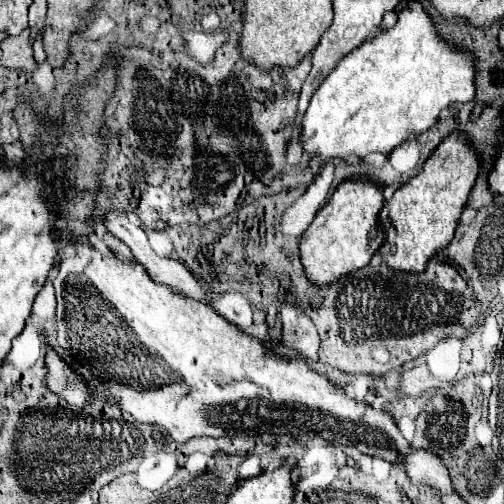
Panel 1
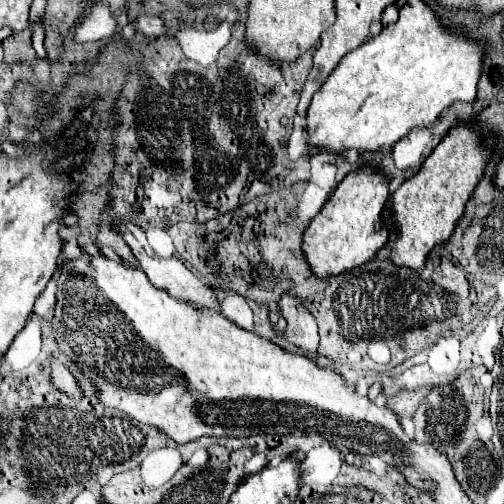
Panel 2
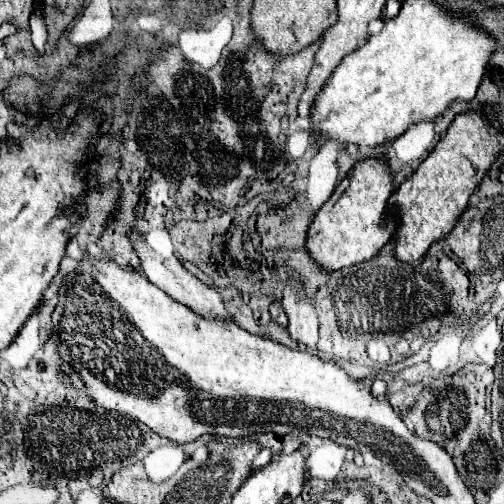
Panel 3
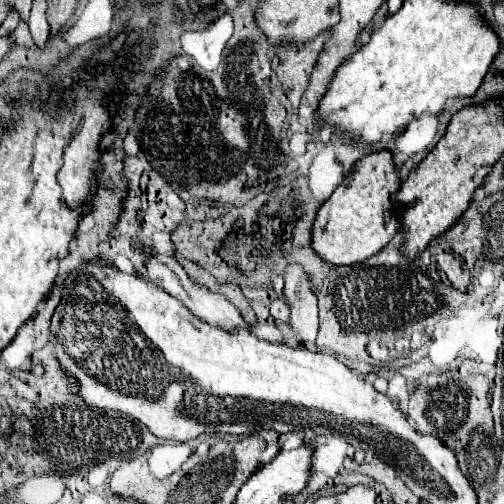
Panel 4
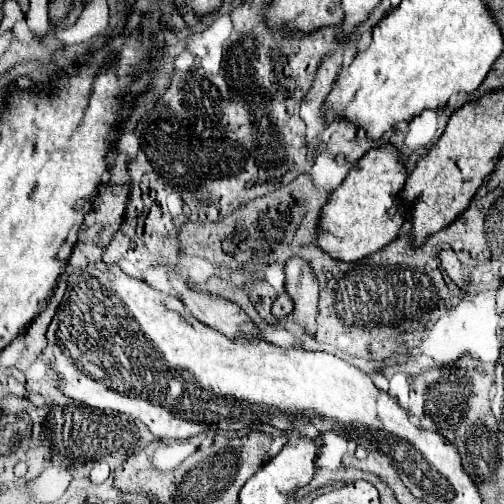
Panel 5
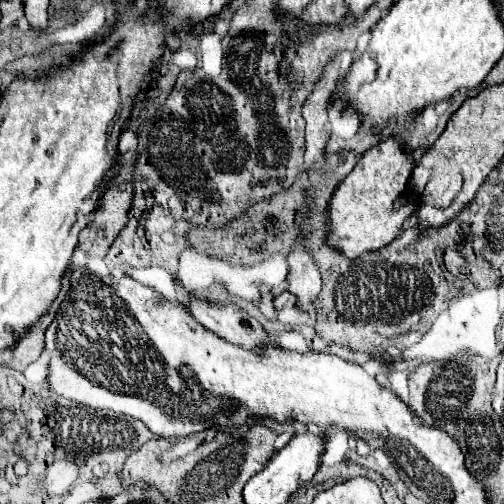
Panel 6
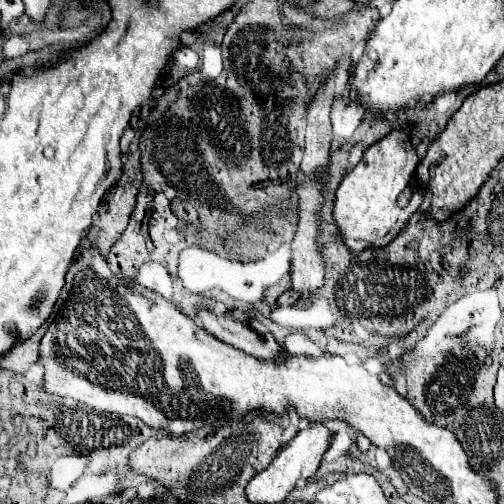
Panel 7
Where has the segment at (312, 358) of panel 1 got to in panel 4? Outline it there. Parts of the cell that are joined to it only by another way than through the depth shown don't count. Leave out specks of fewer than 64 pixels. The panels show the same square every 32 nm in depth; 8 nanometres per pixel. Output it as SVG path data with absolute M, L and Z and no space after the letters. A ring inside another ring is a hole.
M288 266L284 280L284 302L290 308L290 328L302 344L314 344L318 336L318 308L308 276L300 266Z

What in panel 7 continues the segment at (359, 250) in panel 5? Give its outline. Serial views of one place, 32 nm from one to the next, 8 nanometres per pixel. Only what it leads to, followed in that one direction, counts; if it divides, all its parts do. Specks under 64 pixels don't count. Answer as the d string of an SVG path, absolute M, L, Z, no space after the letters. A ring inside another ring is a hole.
M392 132L380 142L376 142L374 146L370 146L364 152L362 160L354 166L352 172L344 176L344 180L340 182L336 190L336 200L334 200L334 222L338 226L336 234L340 236L348 252L352 252L352 256L358 256L366 248L382 248L390 244L392 238L404 228L406 220L414 212L418 212L424 200L424 194L420 192L420 188L416 188L416 182L414 182L414 168L418 166L420 158L416 156L416 148L408 142L406 134L408 132Z

